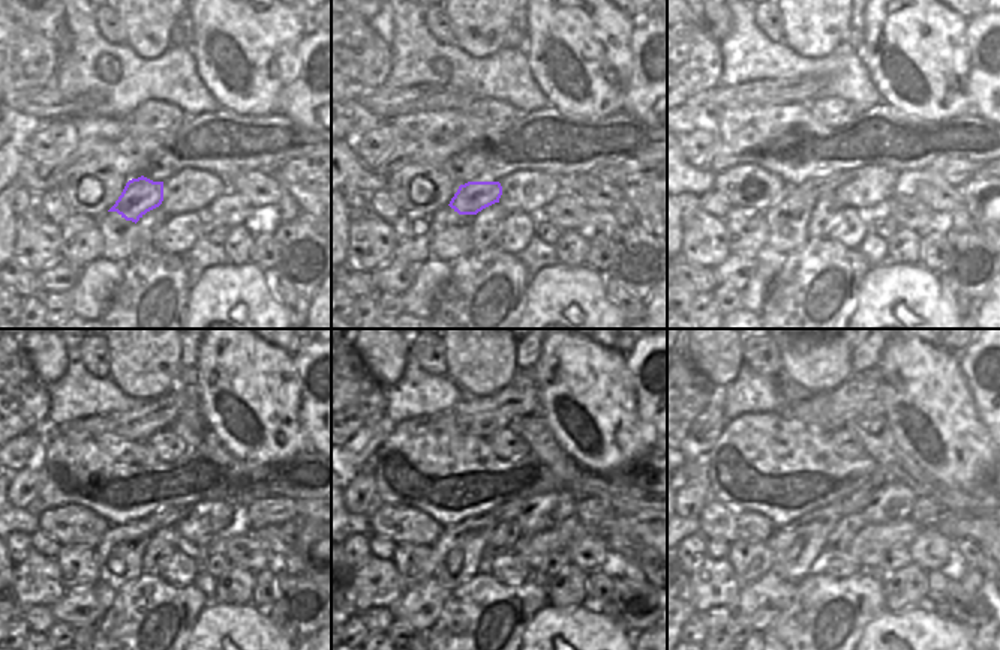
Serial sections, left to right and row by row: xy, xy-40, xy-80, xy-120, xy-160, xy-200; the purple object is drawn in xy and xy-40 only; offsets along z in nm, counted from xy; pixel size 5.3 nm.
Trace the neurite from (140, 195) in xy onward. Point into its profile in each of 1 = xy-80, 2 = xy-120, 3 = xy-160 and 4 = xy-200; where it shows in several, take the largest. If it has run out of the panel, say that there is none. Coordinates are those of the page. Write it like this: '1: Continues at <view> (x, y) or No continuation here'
1: Continues at xy-80 (826, 185)
2: Continues at xy-120 (168, 517)
3: Continues at xy-160 (510, 511)
4: Continues at xy-200 (855, 502)

